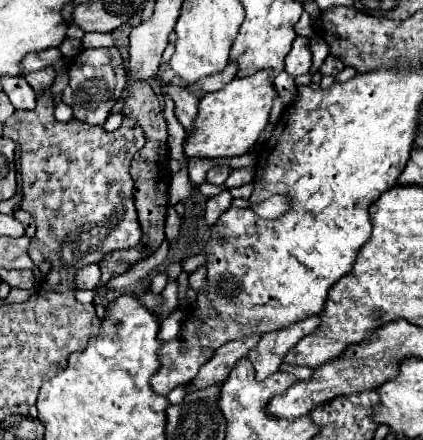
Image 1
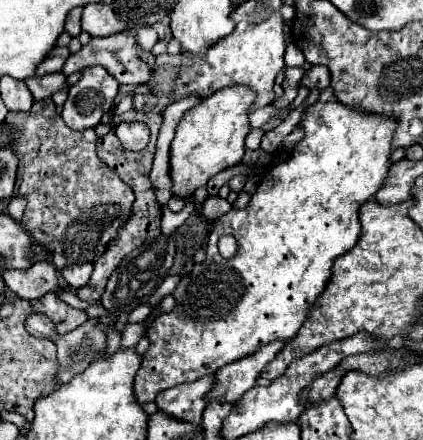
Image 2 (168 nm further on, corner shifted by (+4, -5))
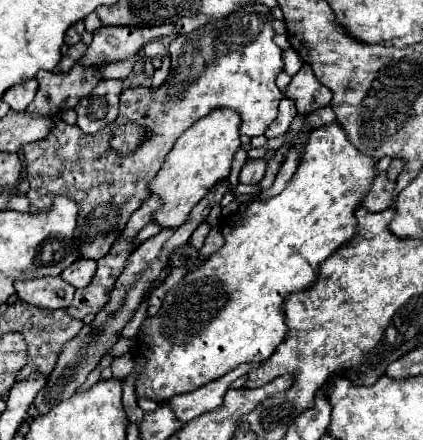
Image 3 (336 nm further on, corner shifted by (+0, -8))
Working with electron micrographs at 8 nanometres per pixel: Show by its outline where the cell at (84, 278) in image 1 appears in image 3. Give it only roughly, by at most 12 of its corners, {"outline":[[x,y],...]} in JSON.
{"outline":[[78,260],[60,276],[74,288],[92,282],[96,260]]}

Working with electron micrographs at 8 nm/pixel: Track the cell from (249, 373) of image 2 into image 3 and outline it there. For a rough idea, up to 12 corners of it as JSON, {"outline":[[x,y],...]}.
{"outline":[[242,364],[196,392],[168,400],[182,424],[218,408],[236,378],[258,368]]}

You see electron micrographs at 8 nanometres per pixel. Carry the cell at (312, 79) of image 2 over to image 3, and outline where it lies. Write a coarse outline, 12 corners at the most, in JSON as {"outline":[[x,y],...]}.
{"outline":[[304,64],[284,96],[302,116],[328,106],[332,94]]}

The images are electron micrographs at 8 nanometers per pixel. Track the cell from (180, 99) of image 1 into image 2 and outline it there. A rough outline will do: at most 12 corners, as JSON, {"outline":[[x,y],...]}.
{"outline":[[130,33],[92,37],[62,67],[68,77],[84,65],[104,65],[118,83],[150,85]]}

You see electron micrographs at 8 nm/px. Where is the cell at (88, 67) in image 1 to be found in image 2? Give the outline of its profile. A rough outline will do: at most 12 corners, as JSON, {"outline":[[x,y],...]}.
{"outline":[[100,65],[80,71],[62,119],[70,129],[96,127],[118,95]]}

